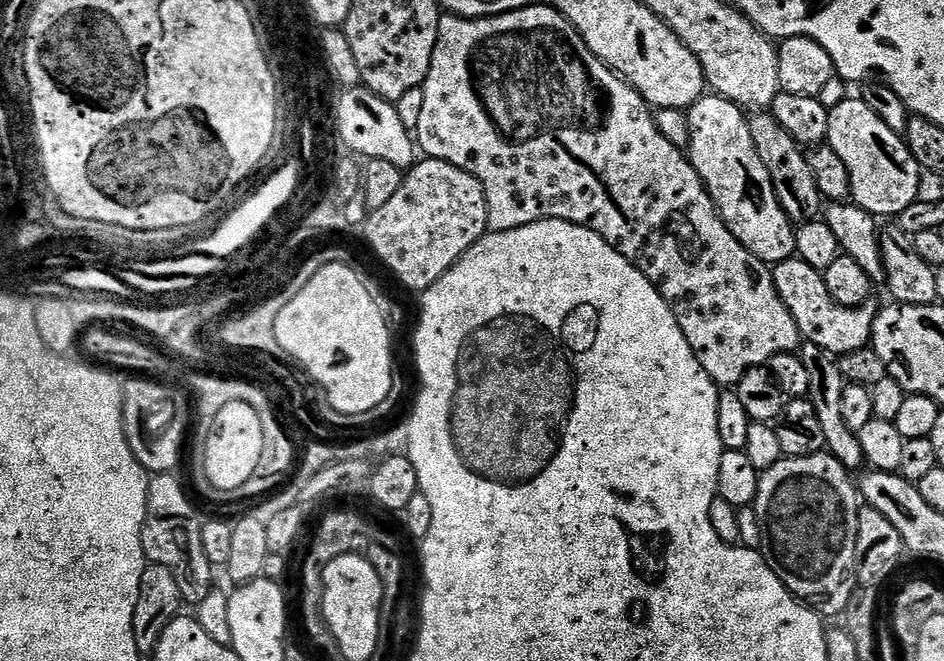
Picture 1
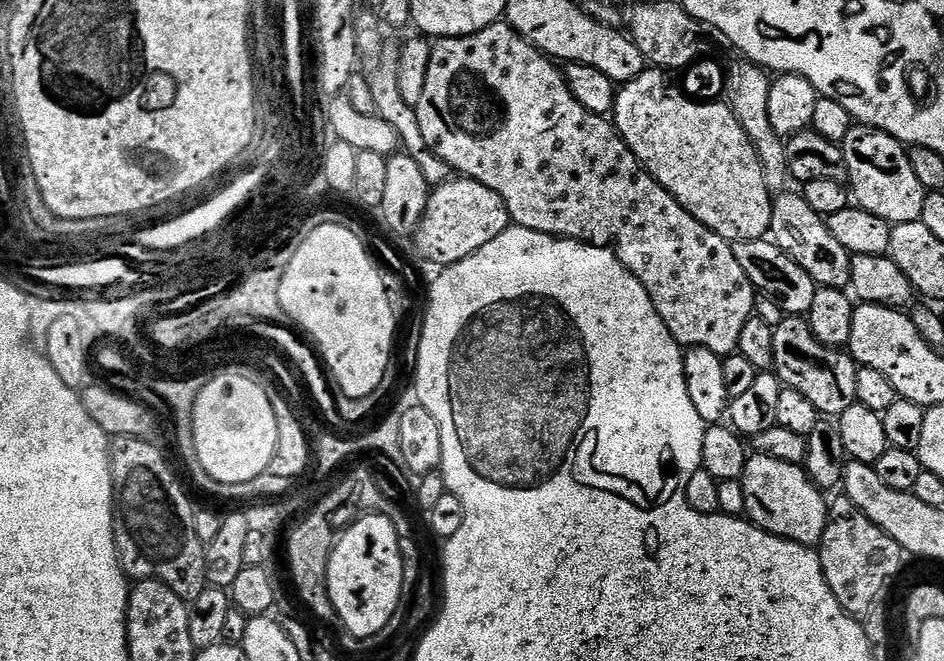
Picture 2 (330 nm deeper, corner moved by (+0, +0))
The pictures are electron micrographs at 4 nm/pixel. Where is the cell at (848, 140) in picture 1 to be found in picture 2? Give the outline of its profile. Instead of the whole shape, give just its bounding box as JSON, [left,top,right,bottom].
[842,126,926,226]

